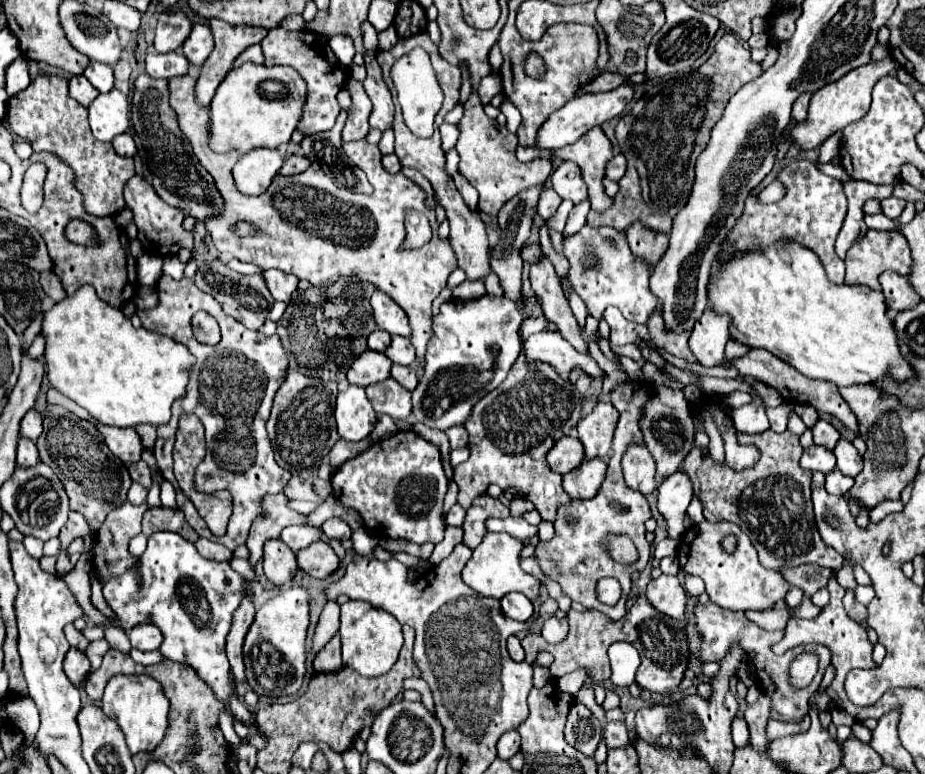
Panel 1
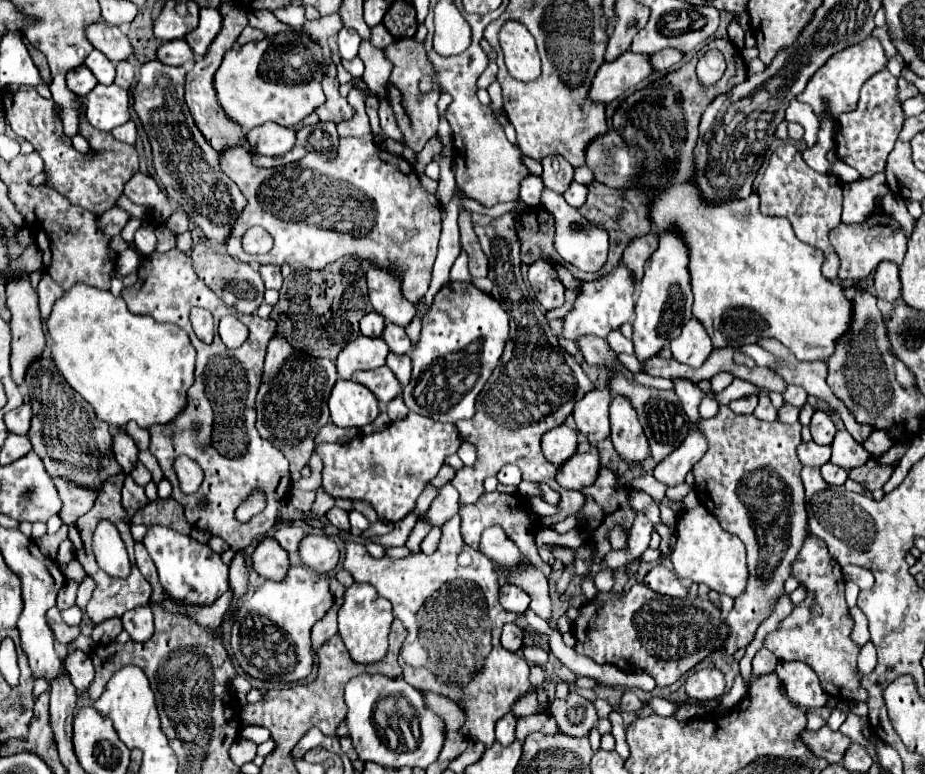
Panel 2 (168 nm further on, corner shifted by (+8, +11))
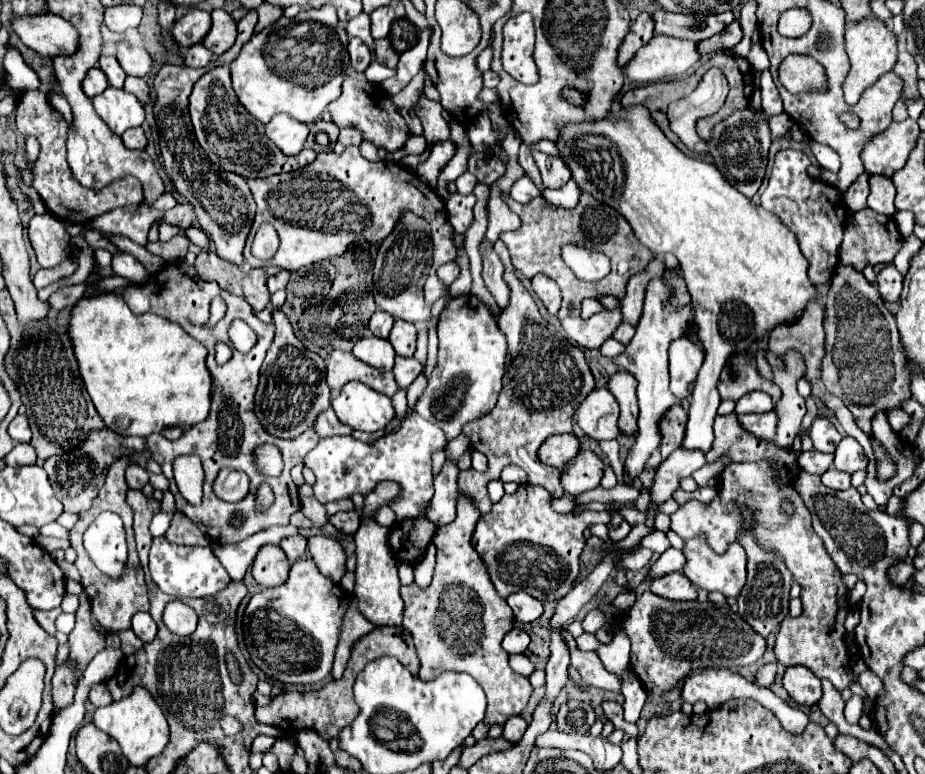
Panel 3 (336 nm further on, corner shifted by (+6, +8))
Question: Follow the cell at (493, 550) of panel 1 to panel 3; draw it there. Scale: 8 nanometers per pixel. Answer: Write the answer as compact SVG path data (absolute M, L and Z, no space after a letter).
M560 629L560 635L564 635L564 639L568 641L568 651L572 653L570 661L572 667L580 673L582 681L586 685L592 687L600 687L600 689L608 689L608 691L620 691L620 679L612 673L608 673L602 665L602 661L598 659L596 653L584 653L576 647L576 639L572 637L572 633L568 633L568 629Z

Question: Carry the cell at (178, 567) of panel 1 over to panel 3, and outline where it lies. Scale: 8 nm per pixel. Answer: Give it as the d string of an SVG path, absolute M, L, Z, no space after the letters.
M156 537L150 547L150 573L154 583L168 595L180 597L210 597L218 591L226 589L230 583L230 575L214 555L210 547L186 547L166 541L164 537Z

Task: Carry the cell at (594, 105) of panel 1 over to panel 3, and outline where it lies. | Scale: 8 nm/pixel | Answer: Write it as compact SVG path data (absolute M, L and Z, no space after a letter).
M656 35L636 51L636 57L624 67L624 75L634 83L656 83L684 75L698 59L694 41Z

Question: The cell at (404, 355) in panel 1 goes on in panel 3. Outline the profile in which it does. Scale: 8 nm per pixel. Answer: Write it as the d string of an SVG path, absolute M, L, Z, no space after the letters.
M396 319L388 339L400 357L412 357L414 355L414 351L416 351L416 327L412 323Z

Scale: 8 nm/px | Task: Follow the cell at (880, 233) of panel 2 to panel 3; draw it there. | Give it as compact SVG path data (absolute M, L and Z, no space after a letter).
M864 209L856 215L852 215L852 221L844 229L844 239L840 245L840 265L852 265L856 271L864 271L866 265L880 265L880 263L892 263L896 253L902 249L902 235L888 227L892 225L892 217L884 217L874 213L872 209Z

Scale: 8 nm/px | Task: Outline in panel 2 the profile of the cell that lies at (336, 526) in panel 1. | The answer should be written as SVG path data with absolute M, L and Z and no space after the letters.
M334 506L334 508L326 514L326 518L328 518L330 524L334 524L336 528L340 528L340 530L344 530L344 532L350 530L350 522L348 522L348 512L346 512L346 510Z

